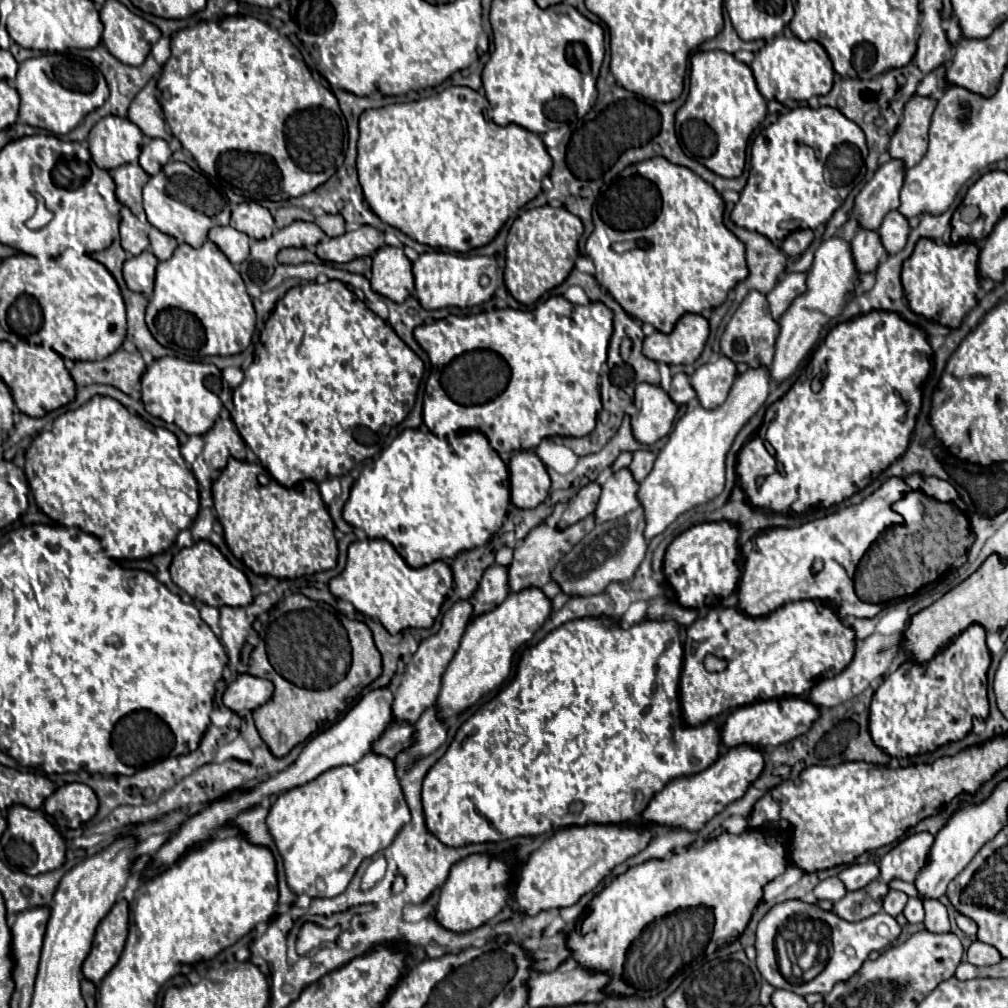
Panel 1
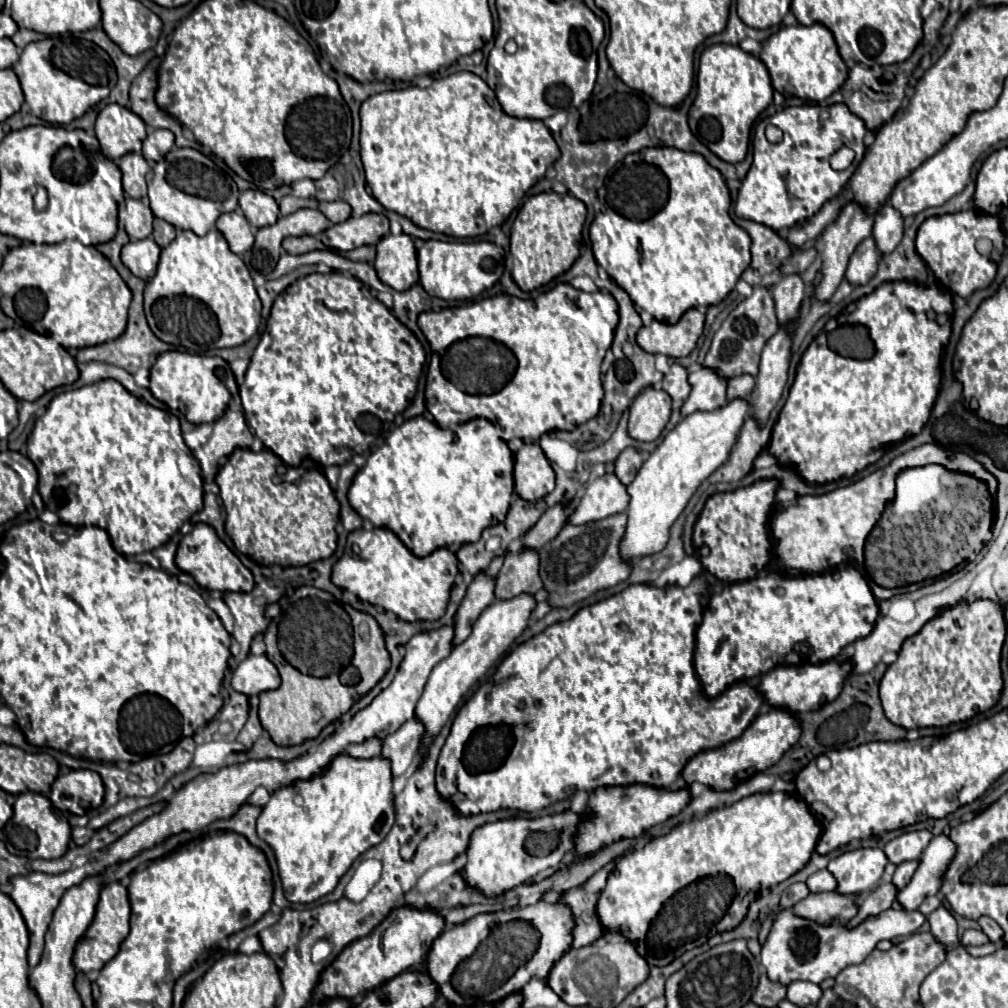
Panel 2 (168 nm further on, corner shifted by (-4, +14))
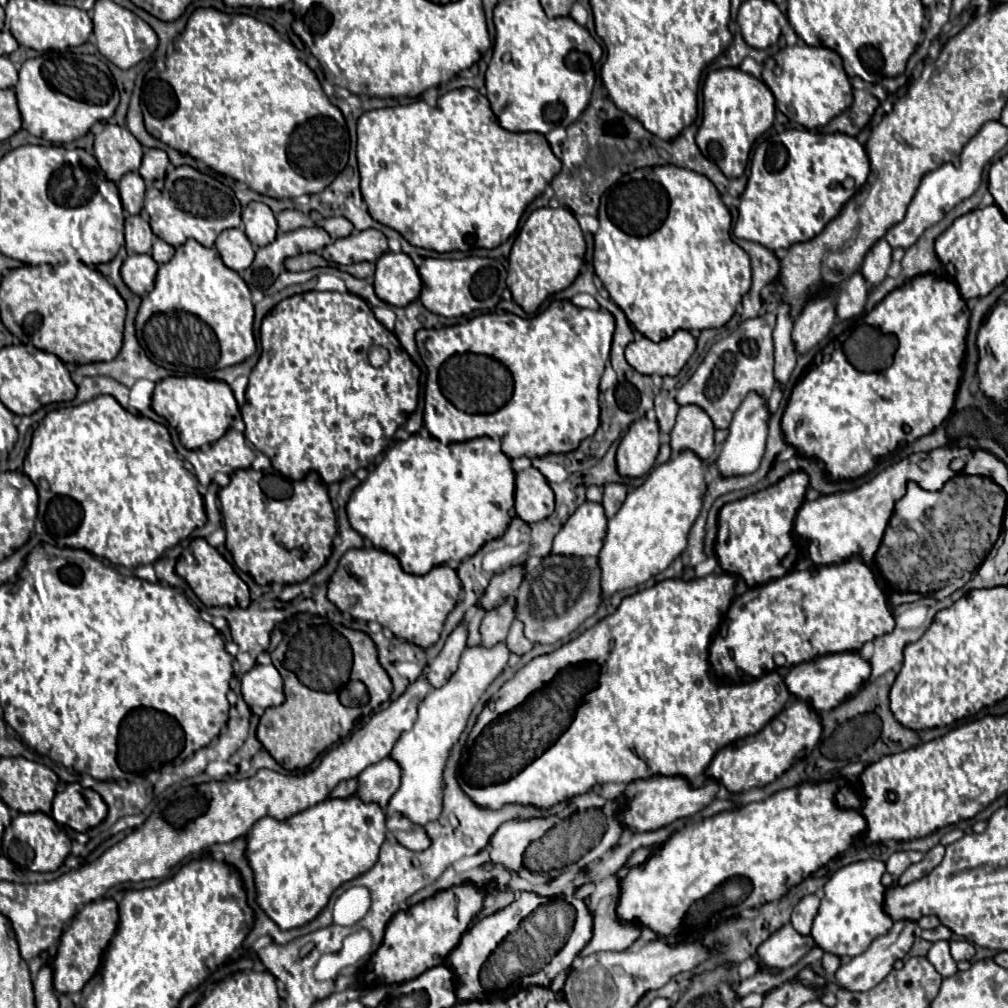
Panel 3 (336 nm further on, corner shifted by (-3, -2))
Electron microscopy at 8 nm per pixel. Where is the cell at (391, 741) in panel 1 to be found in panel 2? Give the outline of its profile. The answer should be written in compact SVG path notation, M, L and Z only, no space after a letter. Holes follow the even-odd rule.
M364 740L364 744L352 744L348 748L348 754L354 758L372 758L378 756L382 748L382 740Z

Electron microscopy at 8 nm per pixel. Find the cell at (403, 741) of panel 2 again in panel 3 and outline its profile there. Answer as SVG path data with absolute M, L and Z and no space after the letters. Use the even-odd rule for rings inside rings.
M383 758L379 764L373 764L365 768L357 776L357 796L363 802L375 802L383 810L387 808L387 800L397 792L399 788L399 766L391 758Z

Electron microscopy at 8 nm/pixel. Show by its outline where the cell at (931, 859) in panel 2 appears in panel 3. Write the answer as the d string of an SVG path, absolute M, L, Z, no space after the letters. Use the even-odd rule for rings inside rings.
M901 920L901 922L895 922L891 932L877 938L869 948L867 952L851 958L849 962L841 964L839 970L835 972L835 980L833 984L843 988L843 990L849 990L849 992L865 992L865 990L871 990L875 984L879 984L891 970L893 970L893 964L895 960L899 958L905 958L905 954L909 952L911 944L913 944L913 934L915 934L915 922L909 922L909 920Z

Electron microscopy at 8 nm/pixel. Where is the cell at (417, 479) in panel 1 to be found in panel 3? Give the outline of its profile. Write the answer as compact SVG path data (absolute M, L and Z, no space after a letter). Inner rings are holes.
M411 434L407 440L403 442L397 442L389 452L387 456L383 458L383 462L367 476L365 482L359 484L359 488L355 488L355 492L351 494L351 500L347 504L347 516L349 516L349 524L353 530L357 530L363 538L369 538L373 542L373 546L377 550L385 550L389 554L393 554L401 568L407 572L407 574L427 574L431 568L435 566L441 566L449 560L463 560L463 558L469 558L473 556L485 542L489 540L495 540L495 538L501 538L511 516L509 516L509 510L513 508L513 488L515 488L515 472L511 468L511 460L501 452L499 444L493 442L491 438L475 438L475 440L467 440L467 442L457 442L457 444L451 444L451 446L443 446L439 440L435 440L433 436L421 436L421 434Z

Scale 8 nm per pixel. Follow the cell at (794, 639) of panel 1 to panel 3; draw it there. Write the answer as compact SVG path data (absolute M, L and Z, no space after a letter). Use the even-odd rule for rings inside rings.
M849 558L845 562L795 570L785 574L783 578L771 580L767 584L749 588L745 594L737 596L717 630L717 636L711 644L711 668L719 678L727 678L733 682L739 680L755 680L763 674L777 668L775 656L781 654L785 658L785 666L809 662L821 654L837 654L837 652L853 652L859 650L865 642L883 636L895 628L895 618L889 604L889 590L879 580L875 570L859 558Z

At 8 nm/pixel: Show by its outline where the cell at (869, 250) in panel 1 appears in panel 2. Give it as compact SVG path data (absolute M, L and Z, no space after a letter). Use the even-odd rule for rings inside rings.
M870 236L870 238L862 240L856 246L856 250L854 250L852 258L850 258L850 264L848 264L848 270L846 270L846 280L852 286L866 284L876 274L878 260L880 260L880 252L876 248L874 238Z

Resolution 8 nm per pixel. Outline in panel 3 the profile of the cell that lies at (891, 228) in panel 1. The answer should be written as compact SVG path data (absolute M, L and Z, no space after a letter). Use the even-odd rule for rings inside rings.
M879 240L865 256L865 262L861 266L861 276L871 286L879 286L885 280L889 266L891 266L891 246L885 240Z

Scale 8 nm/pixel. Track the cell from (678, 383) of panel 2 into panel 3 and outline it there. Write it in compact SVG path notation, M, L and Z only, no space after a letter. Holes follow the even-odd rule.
M661 390L655 396L655 414L657 414L657 422L659 422L659 430L663 434L669 434L671 428L675 426L675 416L679 412L679 406L675 404L673 398L667 398L667 392Z

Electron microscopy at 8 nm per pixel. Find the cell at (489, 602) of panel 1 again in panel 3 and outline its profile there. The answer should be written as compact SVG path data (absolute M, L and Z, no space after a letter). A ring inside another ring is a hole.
M459 624L451 636L447 638L443 650L439 652L439 656L435 658L435 662L431 662L427 666L427 682L431 684L431 688L441 688L455 672L457 664L459 664L459 658L465 650L465 640L467 640L467 630Z

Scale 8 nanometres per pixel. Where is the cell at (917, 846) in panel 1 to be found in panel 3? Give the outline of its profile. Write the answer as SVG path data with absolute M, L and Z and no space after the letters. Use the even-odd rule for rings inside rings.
M895 852L889 860L887 860L887 872L893 878L899 878L911 864L919 862L923 858L921 852Z

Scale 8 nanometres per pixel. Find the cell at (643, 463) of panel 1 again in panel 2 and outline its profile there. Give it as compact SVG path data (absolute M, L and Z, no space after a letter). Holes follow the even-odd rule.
M626 448L626 450L616 458L616 470L614 470L614 472L616 472L616 476L620 478L620 482L630 484L630 482L634 480L636 472L640 470L642 462L644 462L644 456L642 456L640 450L636 450L636 448Z

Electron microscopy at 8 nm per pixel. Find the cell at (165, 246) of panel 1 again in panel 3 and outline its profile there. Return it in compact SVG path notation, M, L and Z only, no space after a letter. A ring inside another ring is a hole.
M155 240L153 250L151 250L151 256L153 256L153 260L155 260L157 264L165 264L165 262L171 260L173 252L175 252L175 248L173 248L171 244L167 244L167 242L163 242L163 240Z

